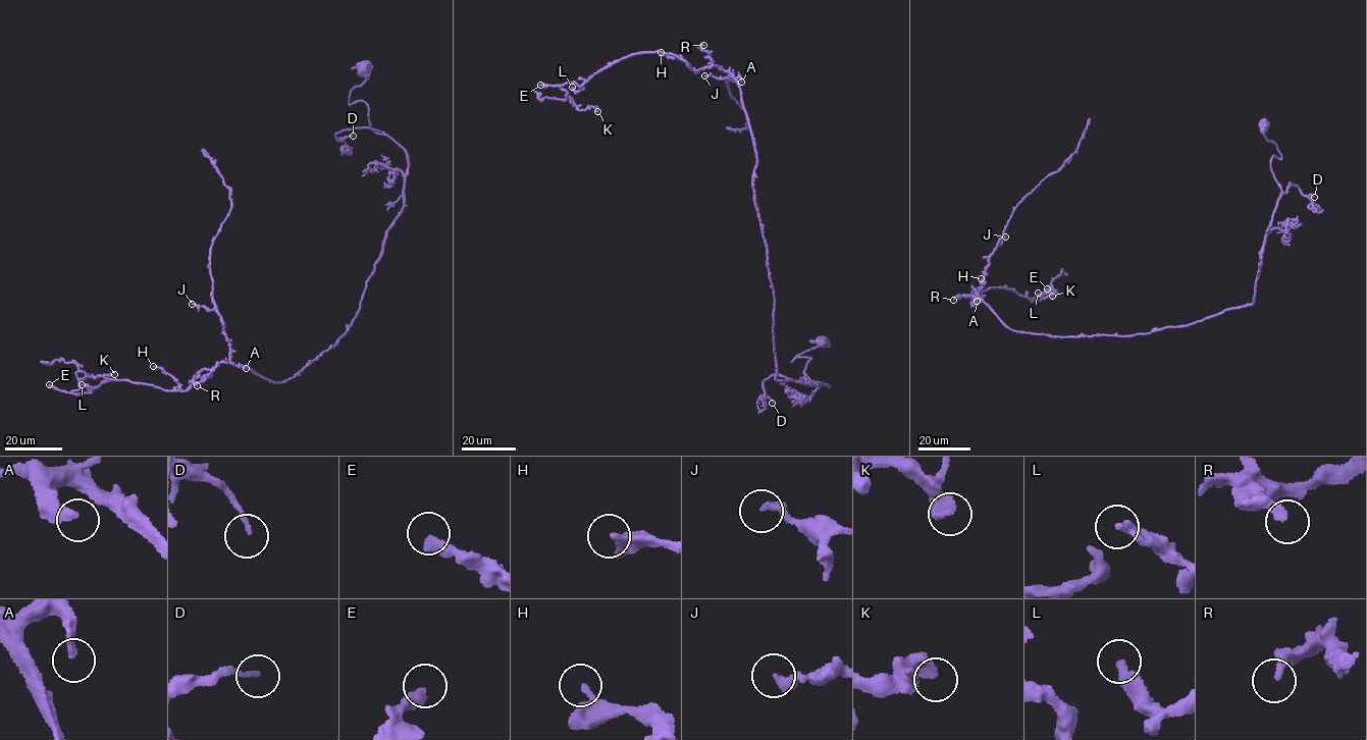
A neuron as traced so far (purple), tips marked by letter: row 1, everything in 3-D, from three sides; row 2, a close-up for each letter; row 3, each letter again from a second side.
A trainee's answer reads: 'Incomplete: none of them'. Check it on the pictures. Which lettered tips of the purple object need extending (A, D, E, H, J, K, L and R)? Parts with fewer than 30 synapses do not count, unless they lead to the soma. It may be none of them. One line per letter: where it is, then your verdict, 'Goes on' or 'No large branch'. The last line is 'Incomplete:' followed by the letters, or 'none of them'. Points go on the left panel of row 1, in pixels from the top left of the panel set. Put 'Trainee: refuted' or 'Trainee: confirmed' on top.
Trainee: refuted
A: Place: (246, 368). No large branch
D: Place: (353, 136). No large branch
E: Place: (49, 384). Goes on
H: Place: (153, 366). No large branch
J: Place: (192, 304). No large branch
K: Place: (114, 374). No large branch
L: Place: (82, 384). No large branch
R: Place: (197, 385). No large branch
Incomplete: E

